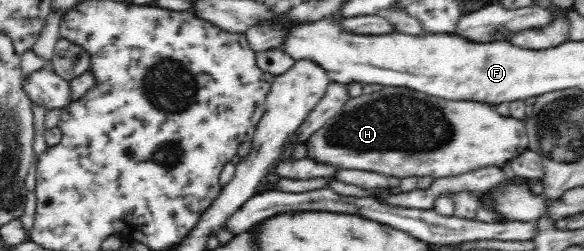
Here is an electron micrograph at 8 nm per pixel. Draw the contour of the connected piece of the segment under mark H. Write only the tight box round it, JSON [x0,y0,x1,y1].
[306,87,529,178]

